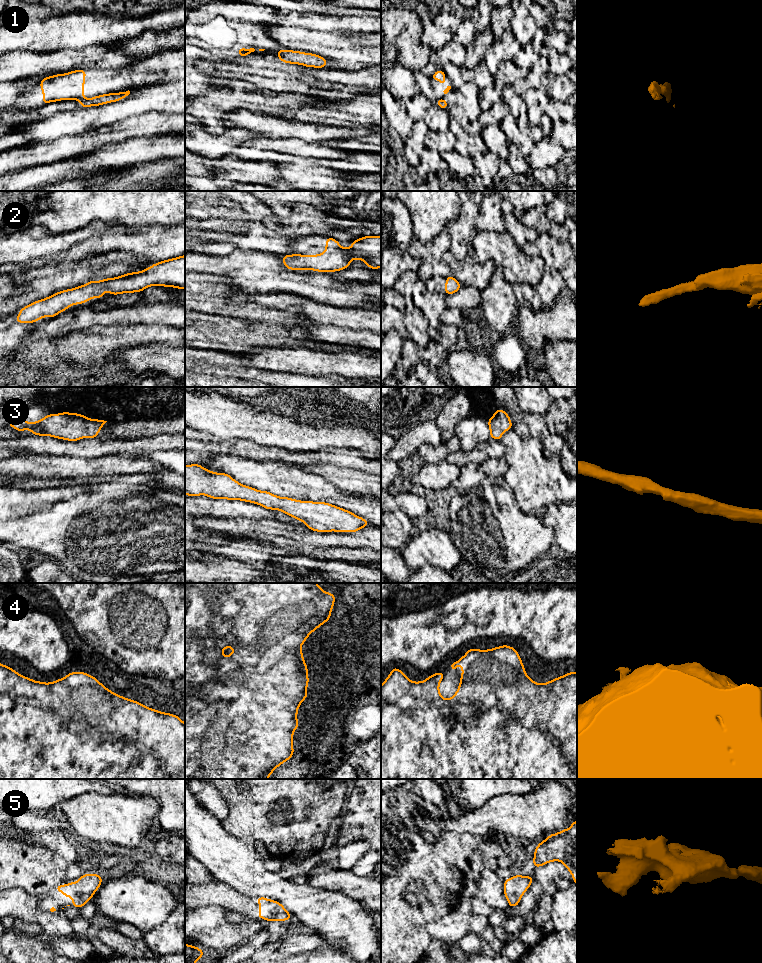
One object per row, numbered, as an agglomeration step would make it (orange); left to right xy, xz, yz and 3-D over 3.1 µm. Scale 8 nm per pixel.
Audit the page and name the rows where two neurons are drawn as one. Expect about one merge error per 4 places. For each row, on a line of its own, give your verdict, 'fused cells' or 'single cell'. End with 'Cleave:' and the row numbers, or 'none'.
1: fused cells
2: single cell
3: single cell
4: single cell
5: single cell
Cleave: 1

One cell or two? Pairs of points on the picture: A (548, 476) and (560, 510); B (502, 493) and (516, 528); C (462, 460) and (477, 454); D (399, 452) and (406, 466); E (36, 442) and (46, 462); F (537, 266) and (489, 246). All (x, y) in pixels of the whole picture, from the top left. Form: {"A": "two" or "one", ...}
{"A": "two", "B": "one", "C": "one", "D": "two", "E": "two", "F": "one"}

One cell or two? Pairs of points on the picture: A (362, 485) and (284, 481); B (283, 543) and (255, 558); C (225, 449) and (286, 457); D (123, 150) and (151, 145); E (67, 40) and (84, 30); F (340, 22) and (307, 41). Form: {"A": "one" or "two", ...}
{"A": "two", "B": "one", "C": "one", "D": "one", "E": "one", "F": "two"}

